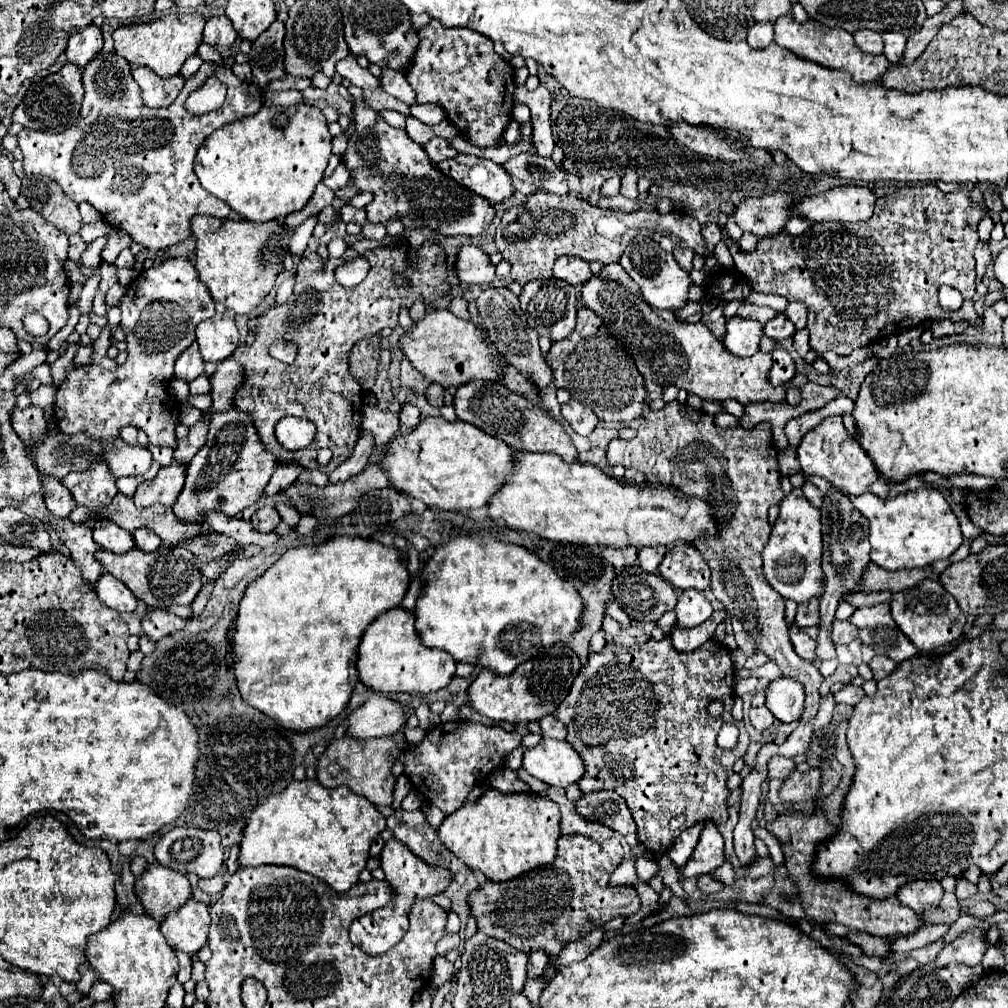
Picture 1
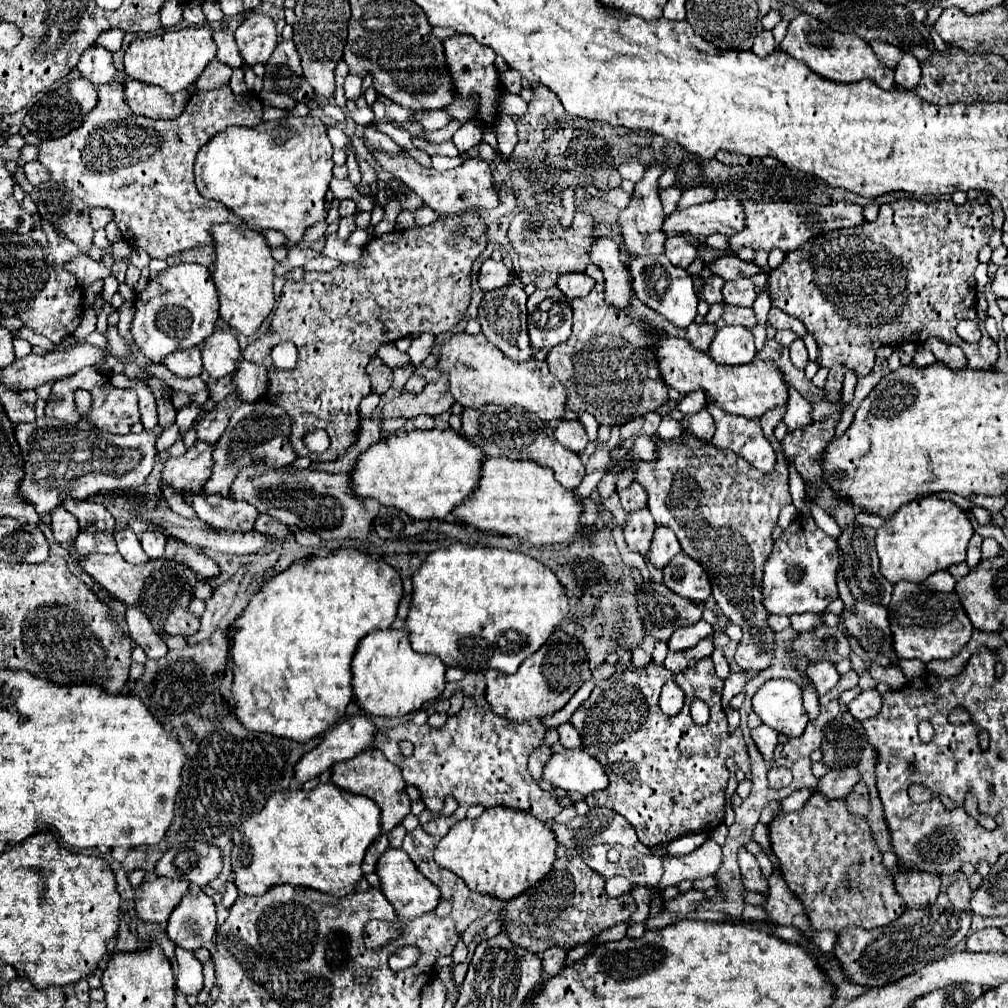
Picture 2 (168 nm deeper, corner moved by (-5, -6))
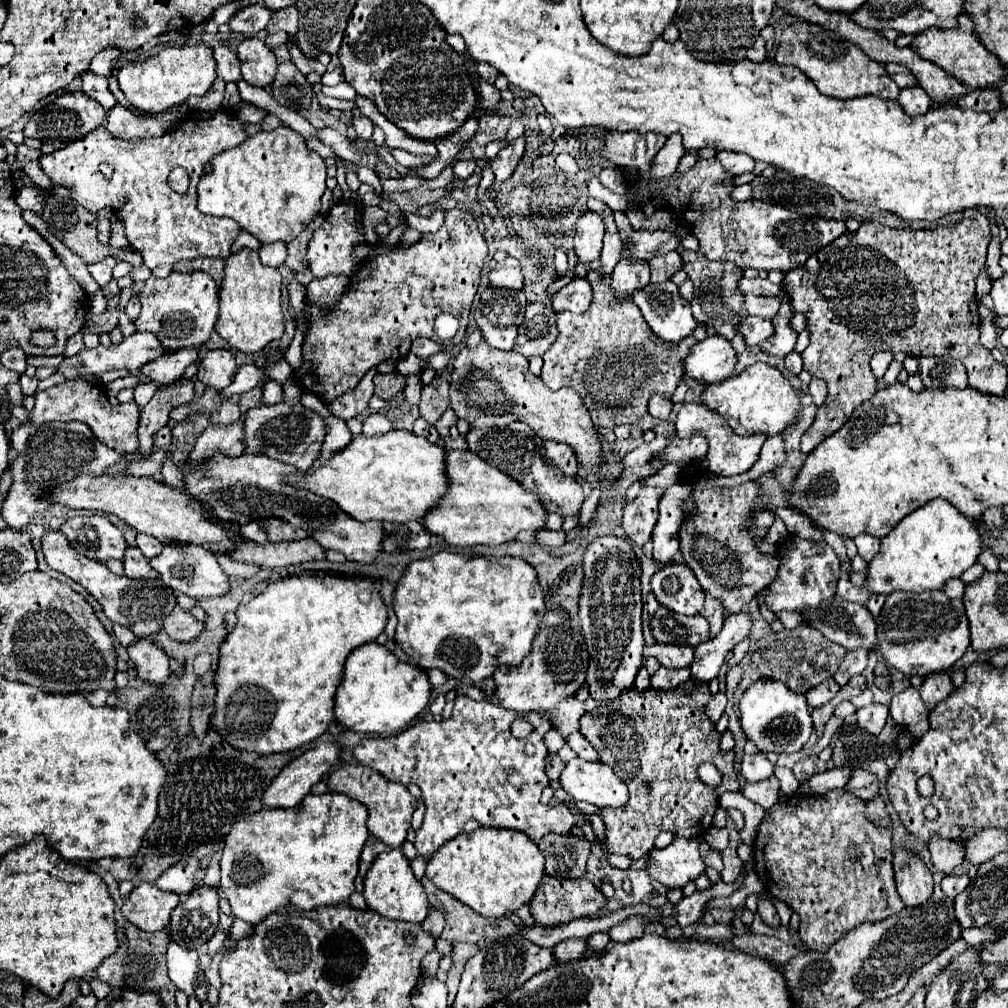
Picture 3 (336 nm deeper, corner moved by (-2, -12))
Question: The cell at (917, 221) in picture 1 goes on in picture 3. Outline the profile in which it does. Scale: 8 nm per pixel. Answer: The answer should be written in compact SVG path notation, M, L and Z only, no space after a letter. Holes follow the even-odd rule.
M977 214L975 218L971 220L961 220L959 224L951 224L951 226L939 226L935 230L899 230L899 228L887 228L879 222L863 222L861 228L853 234L843 234L839 236L837 240L833 240L833 244L821 248L821 252L815 252L813 256L809 256L809 260L801 266L801 268L795 268L793 272L787 272L785 274L785 280L783 280L783 292L785 296L789 298L789 304L793 308L793 312L799 312L807 318L807 330L809 330L809 338L811 338L811 344L807 346L807 350L801 354L803 356L803 368L815 376L815 378L821 378L827 382L827 400L825 404L819 406L817 410L817 416L813 420L813 424L805 430L803 438L801 438L801 452L803 454L809 454L817 444L821 444L827 436L835 434L851 416L851 412L861 404L865 402L867 398L871 398L875 392L877 392L877 386L871 384L871 368L869 368L869 360L875 352L905 352L909 356L945 356L949 354L951 358L957 358L963 362L963 366L967 368L967 374L969 374L969 386L979 390L979 392L987 392L987 394L1005 394L1005 388L1007 388L1007 370L1003 364L999 364L991 352L979 342L979 312L977 312L977 302L975 302L975 276L977 272L981 270L981 266L985 264L985 256L987 256L987 246L989 246L989 240L991 240L991 230L989 230L989 220L987 216L983 214Z

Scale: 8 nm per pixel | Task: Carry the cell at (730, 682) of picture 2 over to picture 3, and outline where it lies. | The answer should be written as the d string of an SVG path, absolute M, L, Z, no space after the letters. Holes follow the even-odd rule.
M719 692L719 694L715 694L715 696L709 700L709 704L707 704L707 708L705 708L705 714L707 714L713 722L717 722L717 720L721 718L721 714L725 712L725 706L727 706L727 696L725 696L723 692Z

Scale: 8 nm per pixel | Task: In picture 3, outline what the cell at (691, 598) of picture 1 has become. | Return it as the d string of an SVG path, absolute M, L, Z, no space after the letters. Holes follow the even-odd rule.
M653 644L645 646L645 658L653 656L665 668L683 668L693 662L693 648L689 646L671 646L671 644Z

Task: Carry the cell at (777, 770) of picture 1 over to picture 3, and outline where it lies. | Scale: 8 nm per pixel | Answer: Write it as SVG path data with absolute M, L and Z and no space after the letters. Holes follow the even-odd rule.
M775 776L767 778L767 780L761 780L761 782L749 782L745 788L743 788L743 796L753 800L755 804L763 806L765 810L769 810L771 806L775 806L775 802L779 800L779 780Z

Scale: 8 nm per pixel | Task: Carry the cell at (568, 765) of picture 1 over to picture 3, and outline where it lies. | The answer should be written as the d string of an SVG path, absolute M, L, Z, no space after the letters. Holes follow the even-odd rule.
M575 758L565 764L559 776L561 788L573 796L595 806L623 806L629 798L627 786L617 780L613 770L603 762L585 762Z

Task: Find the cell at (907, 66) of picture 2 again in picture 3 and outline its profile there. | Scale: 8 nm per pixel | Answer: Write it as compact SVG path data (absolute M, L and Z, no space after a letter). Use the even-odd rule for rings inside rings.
M913 86L913 88L903 88L899 92L897 102L901 104L901 108L909 114L909 116L917 116L917 114L925 114L931 108L931 100L927 96L927 92L921 86Z

